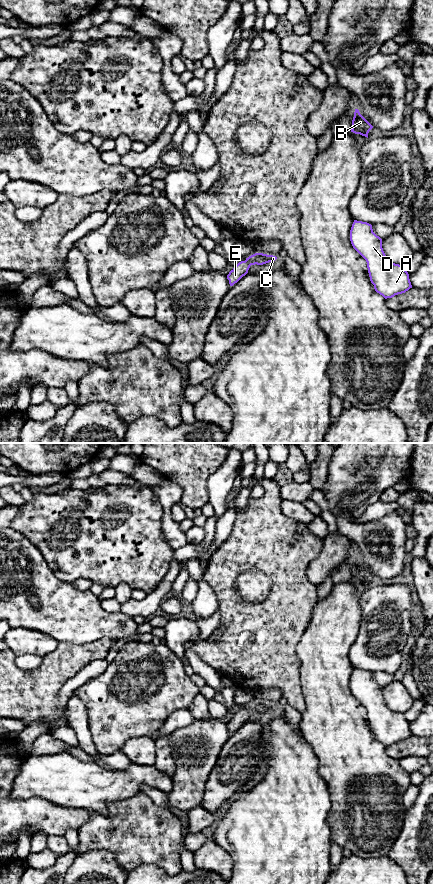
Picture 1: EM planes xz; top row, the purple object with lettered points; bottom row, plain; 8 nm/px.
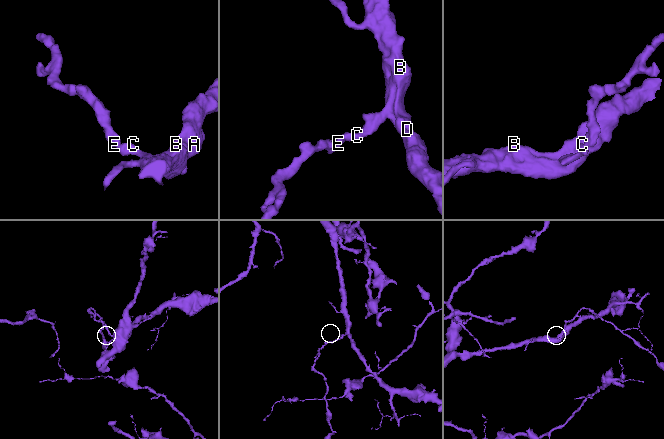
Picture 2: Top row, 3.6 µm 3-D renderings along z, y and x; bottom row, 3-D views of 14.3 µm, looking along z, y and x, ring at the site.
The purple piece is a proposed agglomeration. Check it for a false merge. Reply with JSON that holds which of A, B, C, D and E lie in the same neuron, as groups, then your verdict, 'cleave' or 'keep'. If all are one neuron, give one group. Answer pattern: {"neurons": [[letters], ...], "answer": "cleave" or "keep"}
{"neurons": [["A", "B", "C", "D", "E"]], "answer": "keep"}

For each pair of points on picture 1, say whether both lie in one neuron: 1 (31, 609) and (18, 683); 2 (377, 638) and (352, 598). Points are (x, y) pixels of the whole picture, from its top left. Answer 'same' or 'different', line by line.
1: different
2: different

